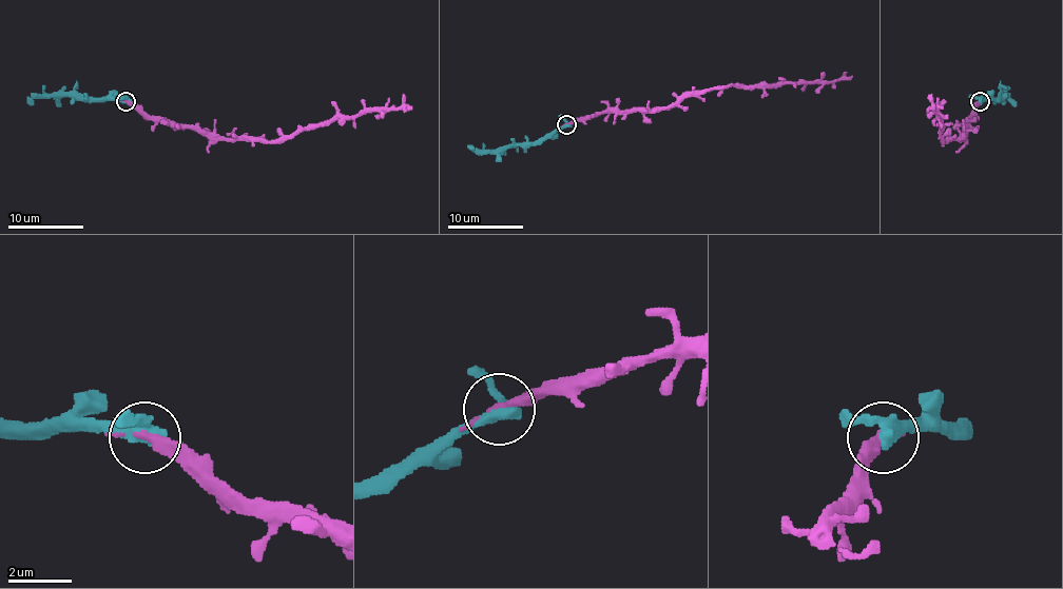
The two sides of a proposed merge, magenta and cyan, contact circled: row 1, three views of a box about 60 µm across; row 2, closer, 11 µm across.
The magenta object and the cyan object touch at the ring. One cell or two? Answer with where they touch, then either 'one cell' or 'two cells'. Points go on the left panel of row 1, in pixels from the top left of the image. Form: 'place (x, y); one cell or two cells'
place (126, 101); one cell

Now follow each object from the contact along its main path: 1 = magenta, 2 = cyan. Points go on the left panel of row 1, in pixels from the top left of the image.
1: (127, 101), (151, 116), (220, 137), (273, 140), (339, 118), (395, 111), (404, 95)
2: (127, 101), (35, 95), (26, 103)

